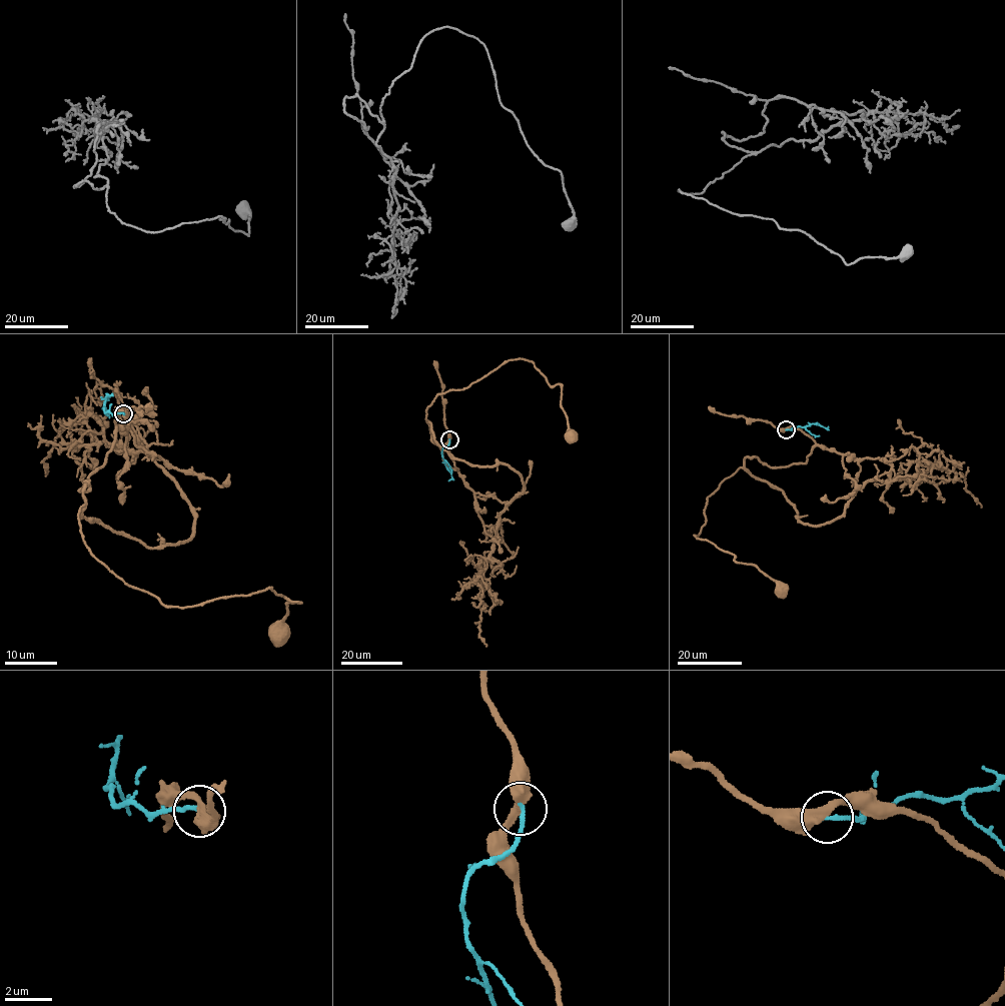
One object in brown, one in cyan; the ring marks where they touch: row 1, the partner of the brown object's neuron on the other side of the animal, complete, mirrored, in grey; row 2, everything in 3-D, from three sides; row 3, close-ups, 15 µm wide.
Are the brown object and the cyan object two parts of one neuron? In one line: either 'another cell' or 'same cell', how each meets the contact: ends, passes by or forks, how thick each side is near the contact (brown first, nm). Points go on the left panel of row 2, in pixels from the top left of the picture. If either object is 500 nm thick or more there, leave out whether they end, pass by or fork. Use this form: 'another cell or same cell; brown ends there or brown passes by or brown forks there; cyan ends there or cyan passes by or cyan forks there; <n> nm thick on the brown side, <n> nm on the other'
another cell; brown passes by; cyan ends there; 400 nm thick on the brown side, 170 nm on the other

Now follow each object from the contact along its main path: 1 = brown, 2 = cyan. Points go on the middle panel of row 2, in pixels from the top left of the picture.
1: (449, 439), (457, 470), (431, 438), (425, 418), (434, 397), (524, 358), (552, 386), (561, 385), (570, 433)
2: (449, 439), (442, 449), (441, 457), (451, 472), (448, 480)

